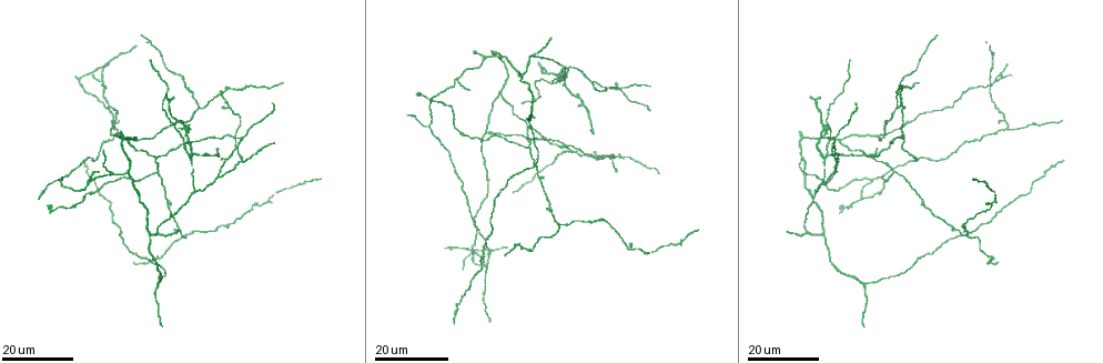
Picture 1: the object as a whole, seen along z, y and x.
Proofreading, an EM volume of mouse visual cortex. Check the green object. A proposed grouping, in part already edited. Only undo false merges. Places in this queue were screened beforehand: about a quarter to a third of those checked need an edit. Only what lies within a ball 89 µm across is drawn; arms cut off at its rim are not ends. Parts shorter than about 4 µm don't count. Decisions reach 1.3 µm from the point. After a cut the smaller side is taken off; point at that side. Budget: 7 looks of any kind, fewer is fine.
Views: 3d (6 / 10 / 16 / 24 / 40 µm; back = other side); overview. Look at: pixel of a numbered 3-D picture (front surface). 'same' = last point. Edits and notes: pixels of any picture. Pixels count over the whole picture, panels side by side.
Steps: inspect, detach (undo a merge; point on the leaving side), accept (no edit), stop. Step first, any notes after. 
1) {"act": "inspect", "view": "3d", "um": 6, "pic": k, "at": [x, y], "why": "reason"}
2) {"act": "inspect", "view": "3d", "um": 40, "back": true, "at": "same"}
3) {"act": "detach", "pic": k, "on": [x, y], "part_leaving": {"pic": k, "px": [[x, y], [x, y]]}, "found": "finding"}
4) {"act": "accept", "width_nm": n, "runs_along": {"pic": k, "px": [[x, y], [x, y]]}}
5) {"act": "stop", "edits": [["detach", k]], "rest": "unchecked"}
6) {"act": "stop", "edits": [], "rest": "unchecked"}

{"act": "inspect", "view": "3d", "um": 24, "pic": 1, "at": [572, 151], "why": "three arms meet"}

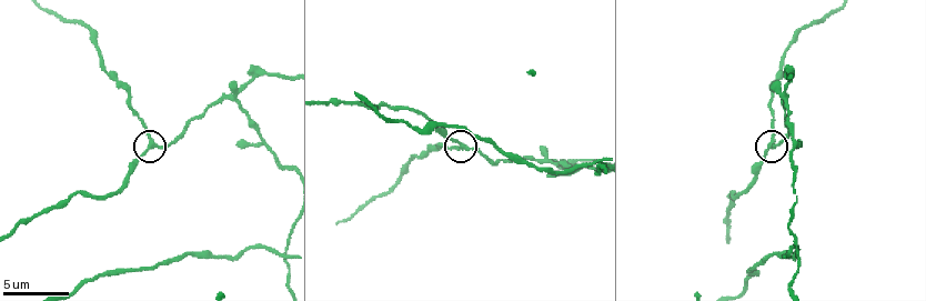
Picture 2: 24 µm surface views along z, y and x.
{"act": "inspect", "view": "3d", "um": 10, "pic": 2, "at": [153, 145]}

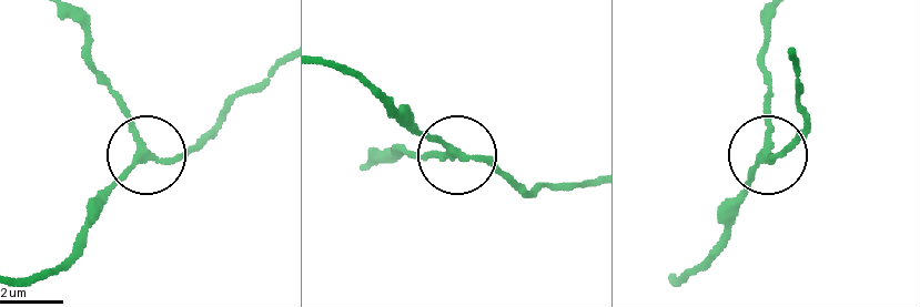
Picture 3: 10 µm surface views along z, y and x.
{"act": "accept", "arms": 3, "runs_along": {"pic": 3, "px": [[16, 279], [71, 248], [141, 153], [105, 84]]}, "found": "continuous, no second neuron"}

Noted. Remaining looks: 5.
{"act": "inspect", "view": "3d", "um": 16, "pic": 1, "at": [220, 176], "why": "branch point"}

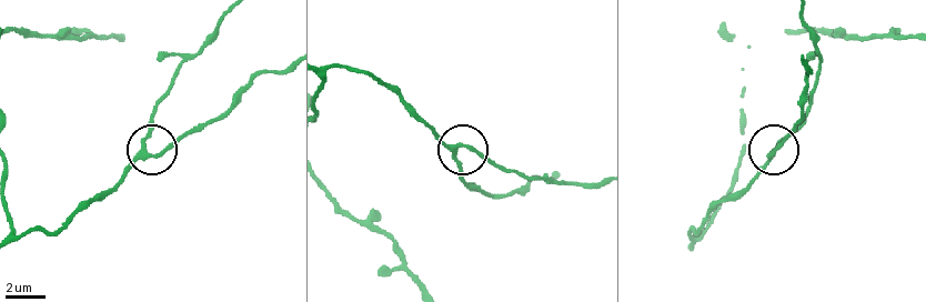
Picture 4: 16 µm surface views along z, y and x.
{"act": "inspect", "view": "3d", "um": 6, "pic": 4, "at": [454, 148]}

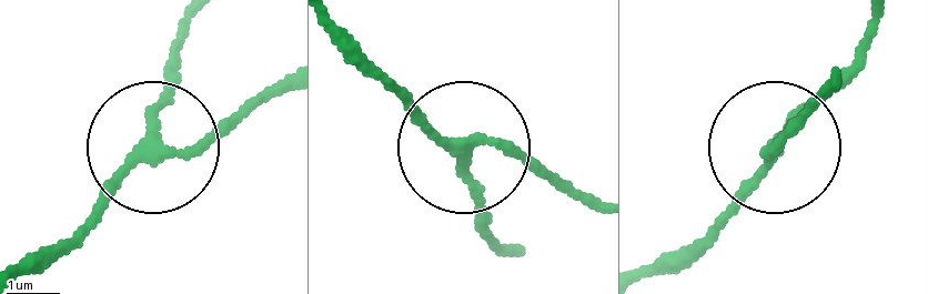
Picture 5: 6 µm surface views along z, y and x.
{"act": "inspect", "view": "3d", "um": 6, "back": true, "pic": 5, "at": [154, 143]}

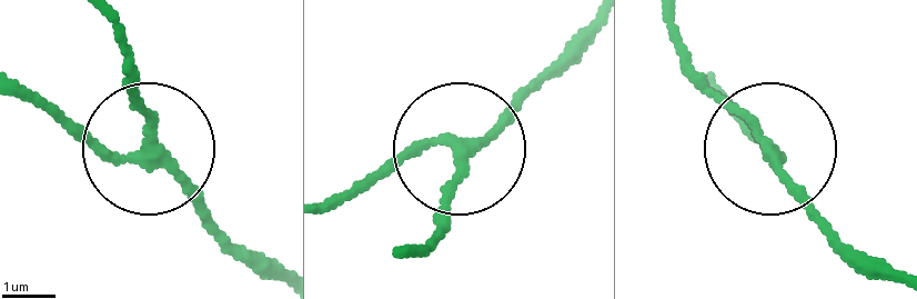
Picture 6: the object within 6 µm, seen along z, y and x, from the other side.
{"act": "accept", "width_nm": 200, "found": "all the same neuron"}

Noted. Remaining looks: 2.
{"act": "inspect", "view": "3d", "um": 24, "pic": 1, "at": [569, 69], "why": "small branch off a trunk"}

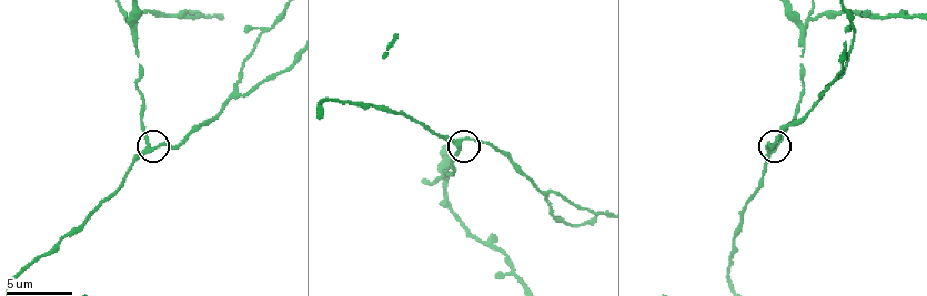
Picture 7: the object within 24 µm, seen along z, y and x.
{"act": "inspect", "view": "3d", "um": 10, "pic": 7, "at": [459, 145]}

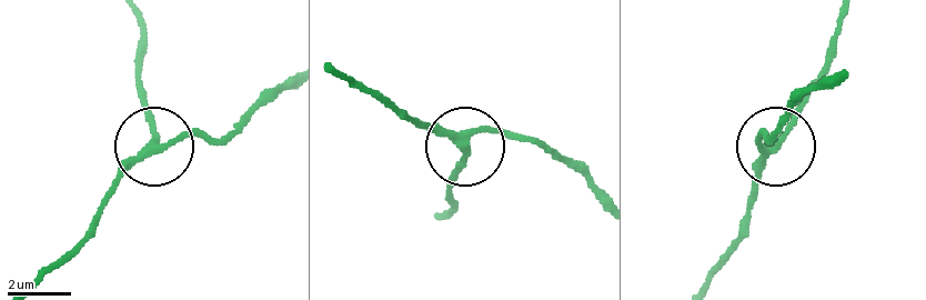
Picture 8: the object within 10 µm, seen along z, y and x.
{"act": "accept", "side_arm_um": 43, "arms": 3, "found": "continuous, no second neuron"}

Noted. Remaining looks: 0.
{"act": "stop", "edits": [], "rest": "unchecked"}

